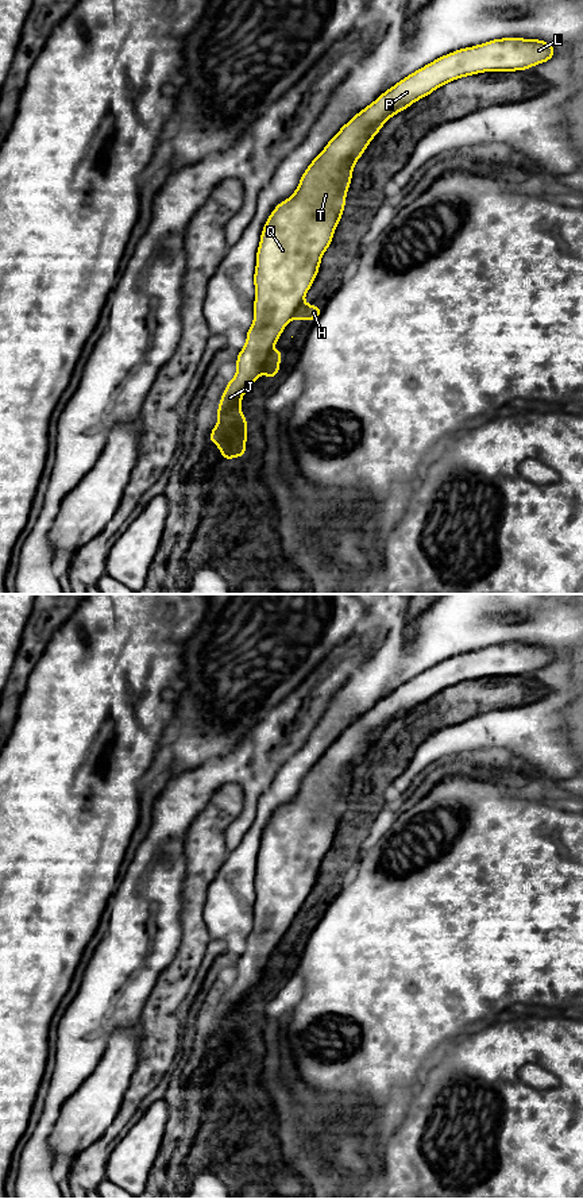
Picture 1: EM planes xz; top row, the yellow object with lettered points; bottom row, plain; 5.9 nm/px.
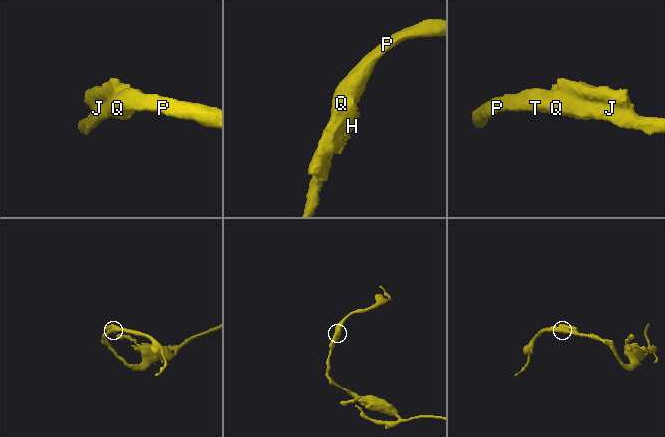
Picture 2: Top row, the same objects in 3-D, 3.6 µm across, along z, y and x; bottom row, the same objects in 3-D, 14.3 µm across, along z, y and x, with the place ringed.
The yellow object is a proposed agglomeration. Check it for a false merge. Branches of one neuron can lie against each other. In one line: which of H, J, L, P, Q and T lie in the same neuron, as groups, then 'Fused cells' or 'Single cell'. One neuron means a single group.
Groups: H / J L P Q T. Fused cells

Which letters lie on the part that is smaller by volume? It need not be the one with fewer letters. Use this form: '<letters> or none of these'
H

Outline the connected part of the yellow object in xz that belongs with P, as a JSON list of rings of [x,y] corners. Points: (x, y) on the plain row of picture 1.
[[[502,643],[464,652],[425,670],[383,697],[374,708],[356,718],[328,747],[324,755],[304,776],[296,797],[279,807],[263,830],[256,856],[254,891],[254,928],[247,934],[247,945],[236,965],[236,980],[228,986],[217,1013],[219,1028],[228,1029],[232,1049],[247,1046],[247,1023],[240,1006],[247,994],[260,982],[271,953],[286,929],[302,907],[317,882],[321,861],[332,849],[332,841],[343,821],[345,799],[351,790],[354,770],[366,756],[382,730],[417,705],[426,702],[447,687],[483,676],[516,676],[544,668],[555,662],[555,651],[541,644]]]

